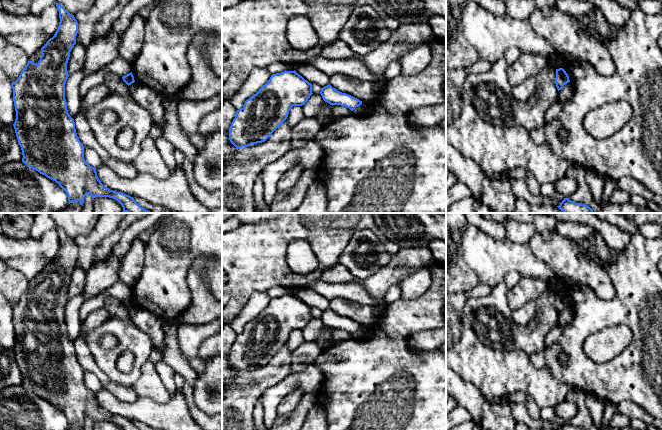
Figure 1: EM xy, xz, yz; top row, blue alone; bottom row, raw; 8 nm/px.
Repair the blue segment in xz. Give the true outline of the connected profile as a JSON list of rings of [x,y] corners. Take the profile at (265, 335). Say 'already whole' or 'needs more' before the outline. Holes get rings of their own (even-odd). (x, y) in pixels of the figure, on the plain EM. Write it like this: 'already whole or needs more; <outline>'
already whole; [[[295,294],[271,299],[267,307],[235,336],[235,342],[229,352],[231,368],[239,373],[266,365],[287,343],[290,333],[293,330],[304,329],[312,318],[312,308]]]

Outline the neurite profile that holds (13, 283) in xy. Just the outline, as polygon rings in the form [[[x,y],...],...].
[[[0,260],[0,291],[15,306],[29,285],[29,279],[20,271],[8,267]]]

